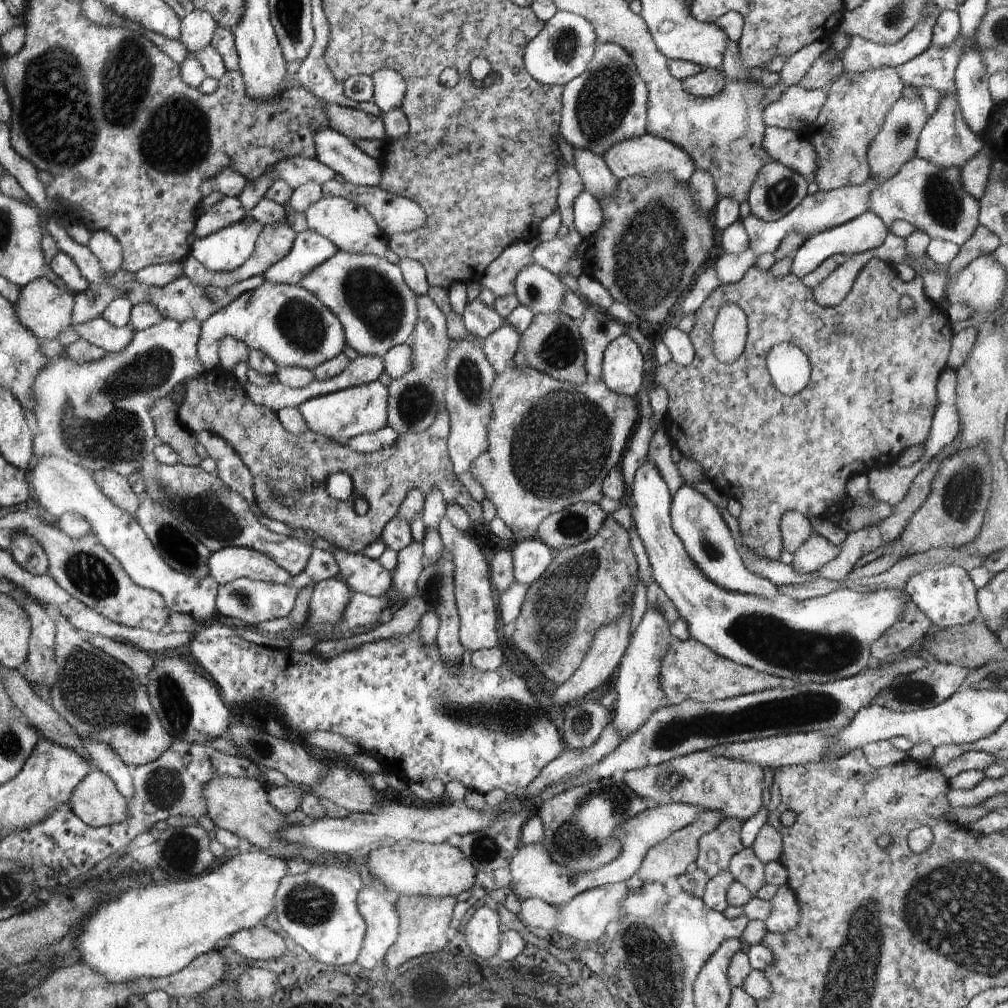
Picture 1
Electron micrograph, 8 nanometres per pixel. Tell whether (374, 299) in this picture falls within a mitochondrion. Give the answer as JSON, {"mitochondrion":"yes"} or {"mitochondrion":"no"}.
{"mitochondrion":"yes"}

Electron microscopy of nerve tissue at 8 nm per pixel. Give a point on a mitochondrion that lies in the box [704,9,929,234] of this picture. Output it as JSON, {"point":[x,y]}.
{"point":[780,193]}

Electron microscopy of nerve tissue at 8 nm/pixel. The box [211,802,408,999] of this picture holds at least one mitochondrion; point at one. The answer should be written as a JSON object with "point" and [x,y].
{"point":[308,905]}

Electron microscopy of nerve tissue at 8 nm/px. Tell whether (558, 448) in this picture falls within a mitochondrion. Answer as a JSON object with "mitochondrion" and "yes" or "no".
{"mitochondrion":"yes"}

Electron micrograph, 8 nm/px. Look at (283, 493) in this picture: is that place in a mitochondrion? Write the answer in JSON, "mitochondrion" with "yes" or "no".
{"mitochondrion":"yes"}

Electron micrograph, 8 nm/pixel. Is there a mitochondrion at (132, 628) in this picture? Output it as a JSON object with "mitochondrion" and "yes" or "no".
{"mitochondrion":"no"}

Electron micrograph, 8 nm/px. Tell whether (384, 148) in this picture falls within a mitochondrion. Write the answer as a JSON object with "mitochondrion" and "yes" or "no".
{"mitochondrion":"no"}

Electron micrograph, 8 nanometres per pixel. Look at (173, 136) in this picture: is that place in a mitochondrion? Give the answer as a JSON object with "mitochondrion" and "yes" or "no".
{"mitochondrion":"yes"}

